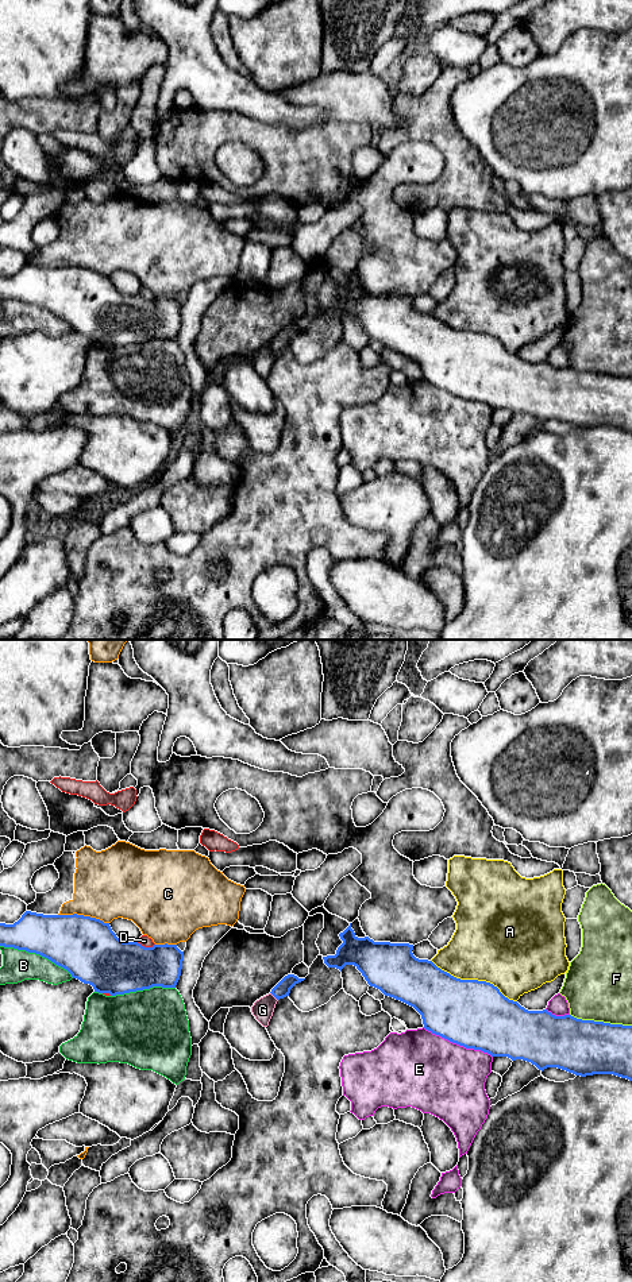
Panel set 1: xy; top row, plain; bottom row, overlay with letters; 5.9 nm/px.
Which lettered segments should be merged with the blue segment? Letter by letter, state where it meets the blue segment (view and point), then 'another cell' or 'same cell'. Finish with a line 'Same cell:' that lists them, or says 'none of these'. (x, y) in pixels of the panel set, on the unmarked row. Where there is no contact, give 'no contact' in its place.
A: xy (474, 332) | another cell
B: xy (37, 305) | another cell
C: xy (83, 267) | another cell
D: xy (146, 300) | another cell
E: xy (458, 396) | another cell
F: xy (601, 374) | another cell
G: xy (273, 347) | same cell
Same cell: G

